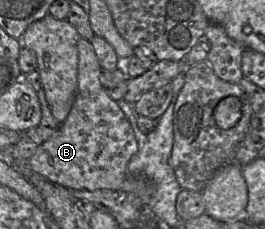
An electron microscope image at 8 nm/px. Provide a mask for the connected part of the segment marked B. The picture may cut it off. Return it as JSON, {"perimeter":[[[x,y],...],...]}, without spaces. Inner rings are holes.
{"perimeter":[[[79,38],[77,94],[72,108],[55,133],[42,144],[38,145],[34,154],[27,161],[27,166],[35,173],[55,185],[70,190],[95,191],[100,189],[121,190],[127,177],[127,165],[137,153],[138,143],[134,131],[118,103],[111,99],[101,84],[101,68],[96,53],[89,40]]]}

